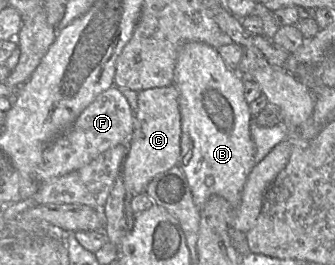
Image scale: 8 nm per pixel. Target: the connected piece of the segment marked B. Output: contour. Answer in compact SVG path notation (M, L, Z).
M187 42L178 54L173 85L178 91L181 115L180 156L178 166L186 177L193 202L201 210L207 200L218 195L236 209L249 173L255 166L255 146L251 138L252 116L244 98L244 78L228 69L217 49L203 42Z

